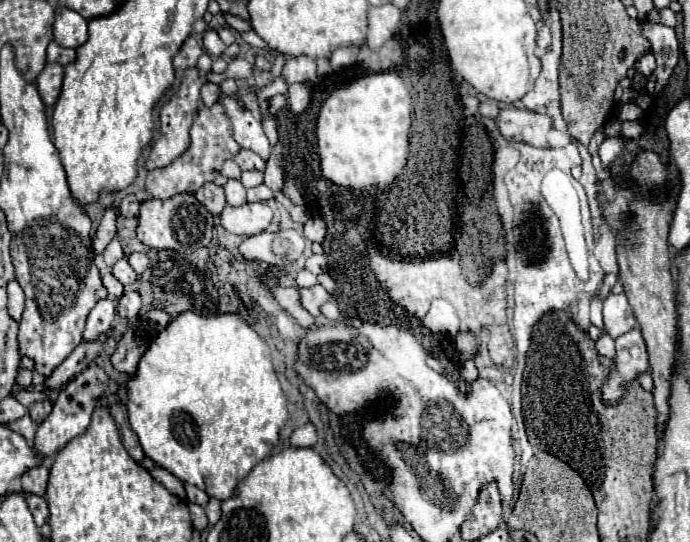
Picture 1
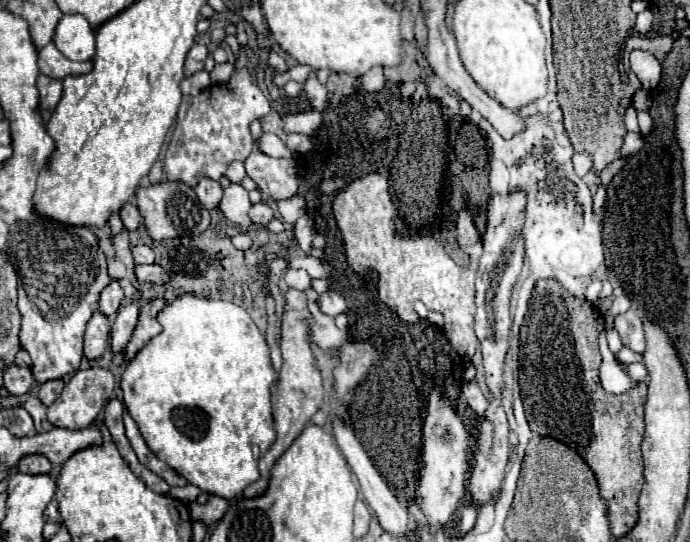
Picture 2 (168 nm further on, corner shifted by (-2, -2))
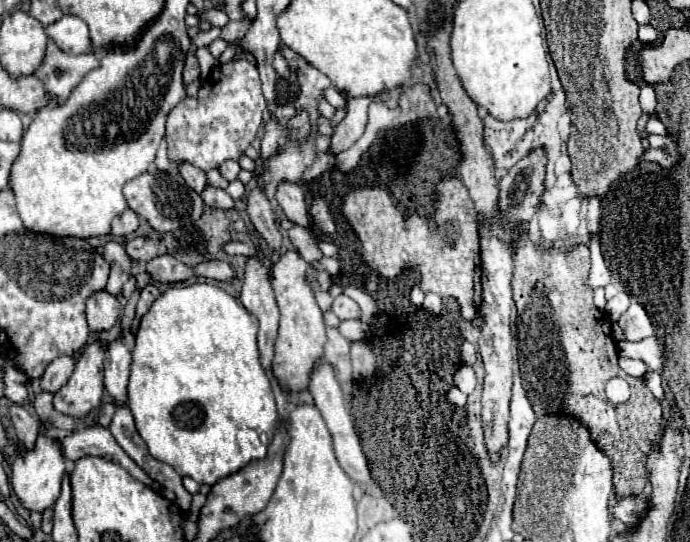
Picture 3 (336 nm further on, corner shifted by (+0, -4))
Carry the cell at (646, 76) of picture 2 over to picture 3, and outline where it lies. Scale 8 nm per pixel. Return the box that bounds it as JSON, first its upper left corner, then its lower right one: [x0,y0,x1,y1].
[639,85,655,115]

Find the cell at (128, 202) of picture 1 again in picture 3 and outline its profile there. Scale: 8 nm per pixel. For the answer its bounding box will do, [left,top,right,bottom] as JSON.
[111,209,139,235]

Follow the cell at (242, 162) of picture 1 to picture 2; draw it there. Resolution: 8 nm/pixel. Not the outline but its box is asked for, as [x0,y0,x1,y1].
[245,151,299,201]

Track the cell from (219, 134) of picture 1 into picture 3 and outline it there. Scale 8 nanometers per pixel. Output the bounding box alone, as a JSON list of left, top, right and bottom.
[167,59,267,171]

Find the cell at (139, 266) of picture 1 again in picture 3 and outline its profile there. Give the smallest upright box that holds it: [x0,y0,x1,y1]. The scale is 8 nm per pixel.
[125,237,157,263]

